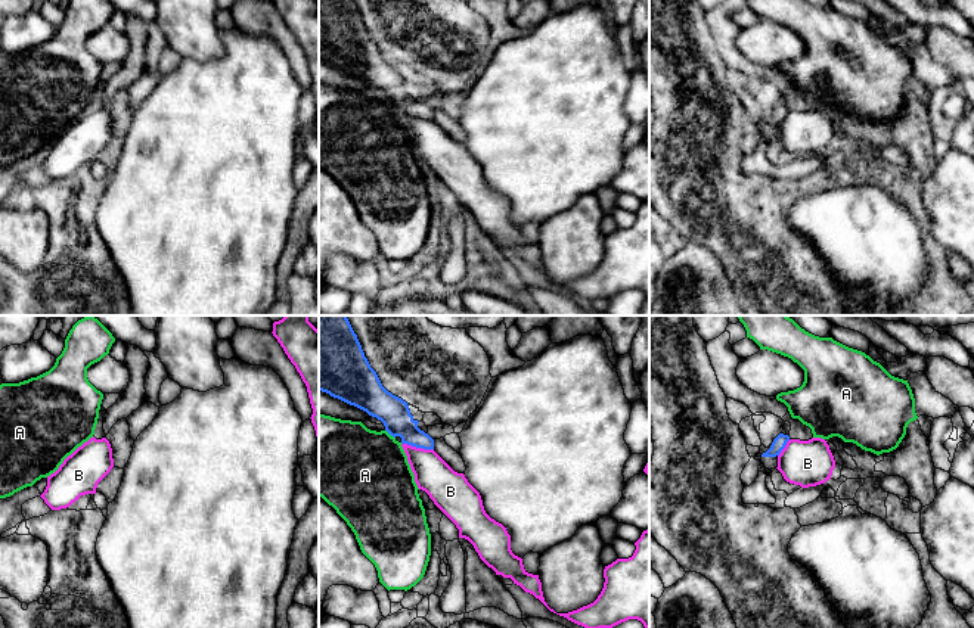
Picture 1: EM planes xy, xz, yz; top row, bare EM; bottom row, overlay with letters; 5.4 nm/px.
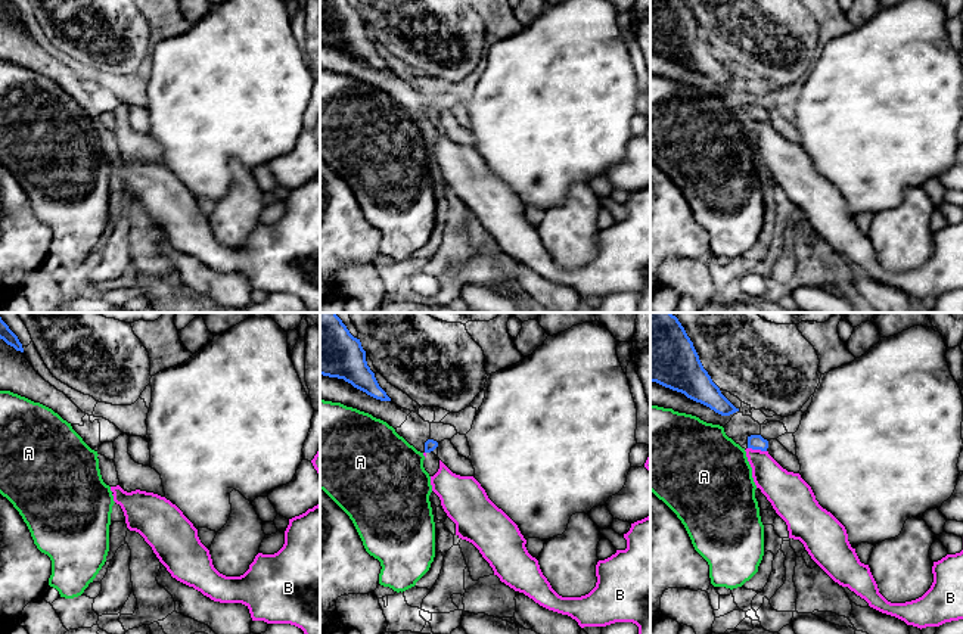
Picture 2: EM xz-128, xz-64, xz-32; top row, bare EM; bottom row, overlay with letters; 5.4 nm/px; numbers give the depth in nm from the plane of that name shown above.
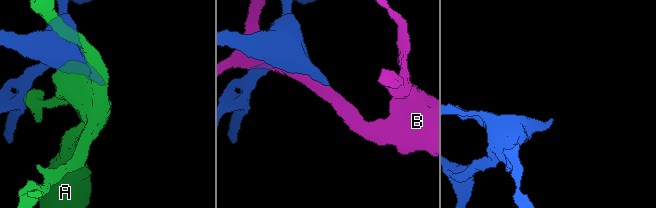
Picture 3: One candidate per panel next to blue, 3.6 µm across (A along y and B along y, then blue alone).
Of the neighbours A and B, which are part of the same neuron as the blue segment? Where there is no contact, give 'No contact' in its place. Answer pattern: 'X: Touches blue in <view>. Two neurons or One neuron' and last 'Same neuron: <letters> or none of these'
A: Touches blue in xz. Two neurons
B: Touches blue in xz. Two neurons
Same neuron: none of these

